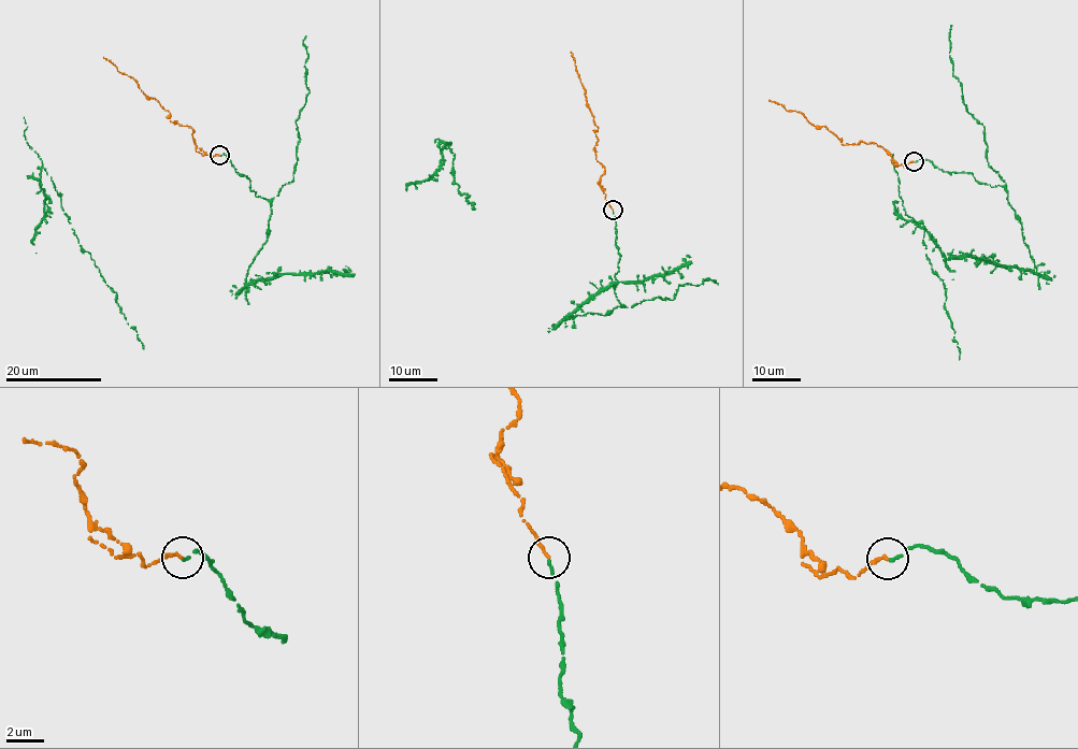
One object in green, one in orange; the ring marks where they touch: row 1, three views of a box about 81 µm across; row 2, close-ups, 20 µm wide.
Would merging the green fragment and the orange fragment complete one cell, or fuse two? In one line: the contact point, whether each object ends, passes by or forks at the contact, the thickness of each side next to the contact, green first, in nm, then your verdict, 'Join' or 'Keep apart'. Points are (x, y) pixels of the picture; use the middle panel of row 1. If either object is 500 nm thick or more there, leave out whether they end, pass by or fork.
Place: (613, 210). At the ring green ends. At the ring orange ends. Thickness 170 nm (green) against 180 nm. Join

